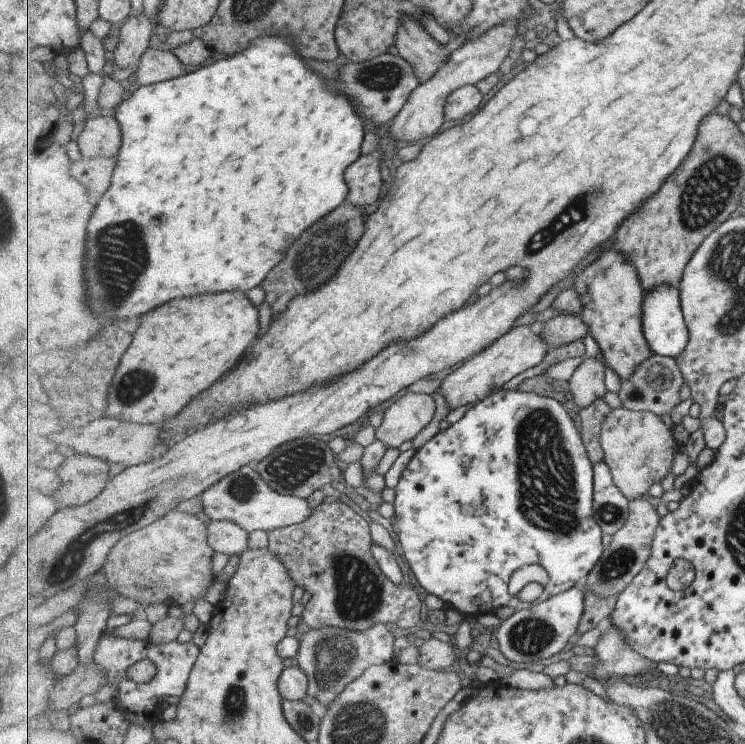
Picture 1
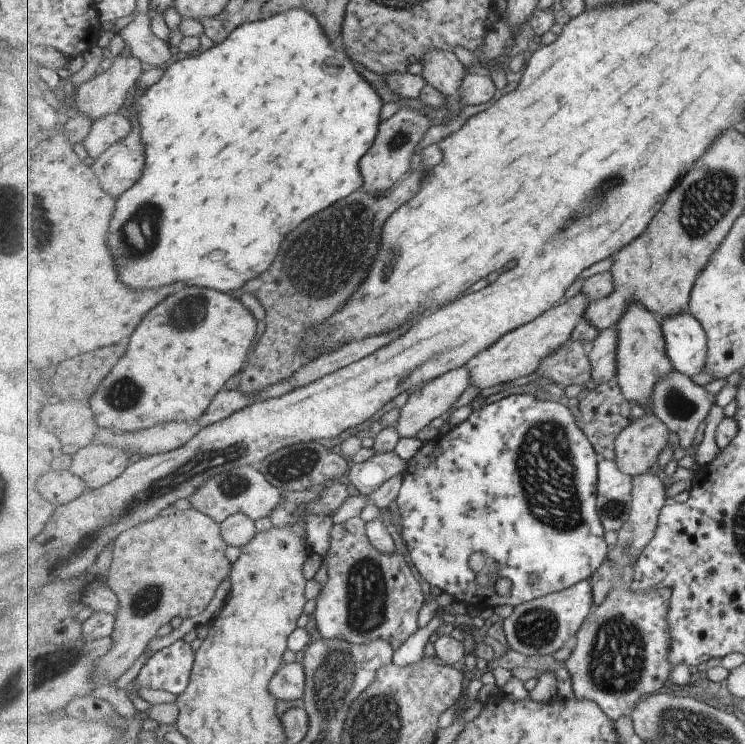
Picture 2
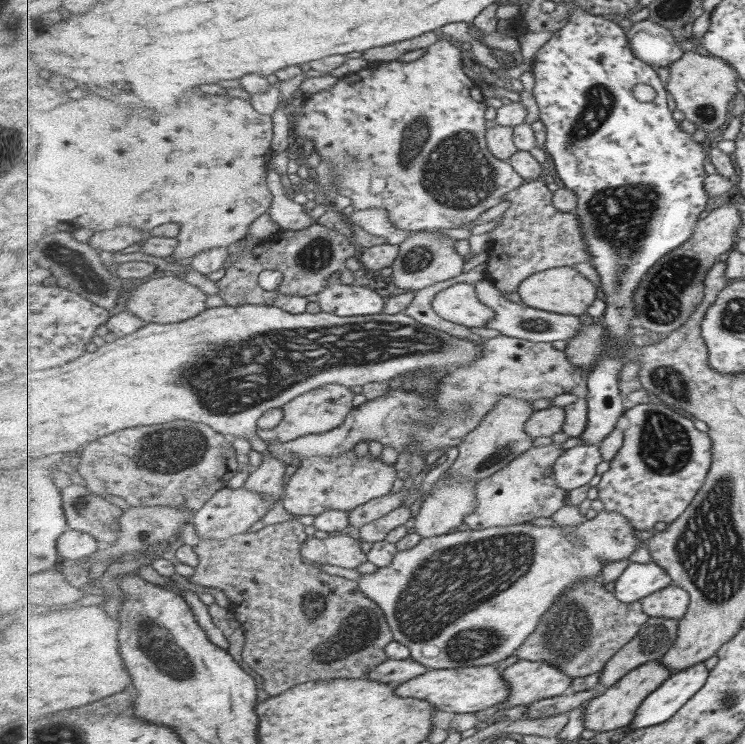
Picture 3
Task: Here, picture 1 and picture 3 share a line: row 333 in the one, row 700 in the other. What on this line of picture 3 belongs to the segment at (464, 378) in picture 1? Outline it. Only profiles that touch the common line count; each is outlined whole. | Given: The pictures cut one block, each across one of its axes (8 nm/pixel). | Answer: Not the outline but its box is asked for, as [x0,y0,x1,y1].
[503,659,575,707]

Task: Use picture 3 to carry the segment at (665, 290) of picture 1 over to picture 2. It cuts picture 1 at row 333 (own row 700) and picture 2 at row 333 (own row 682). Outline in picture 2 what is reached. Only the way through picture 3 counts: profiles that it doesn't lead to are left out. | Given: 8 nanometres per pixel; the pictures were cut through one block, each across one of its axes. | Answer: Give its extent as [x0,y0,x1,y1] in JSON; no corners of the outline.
[660,311,708,377]

